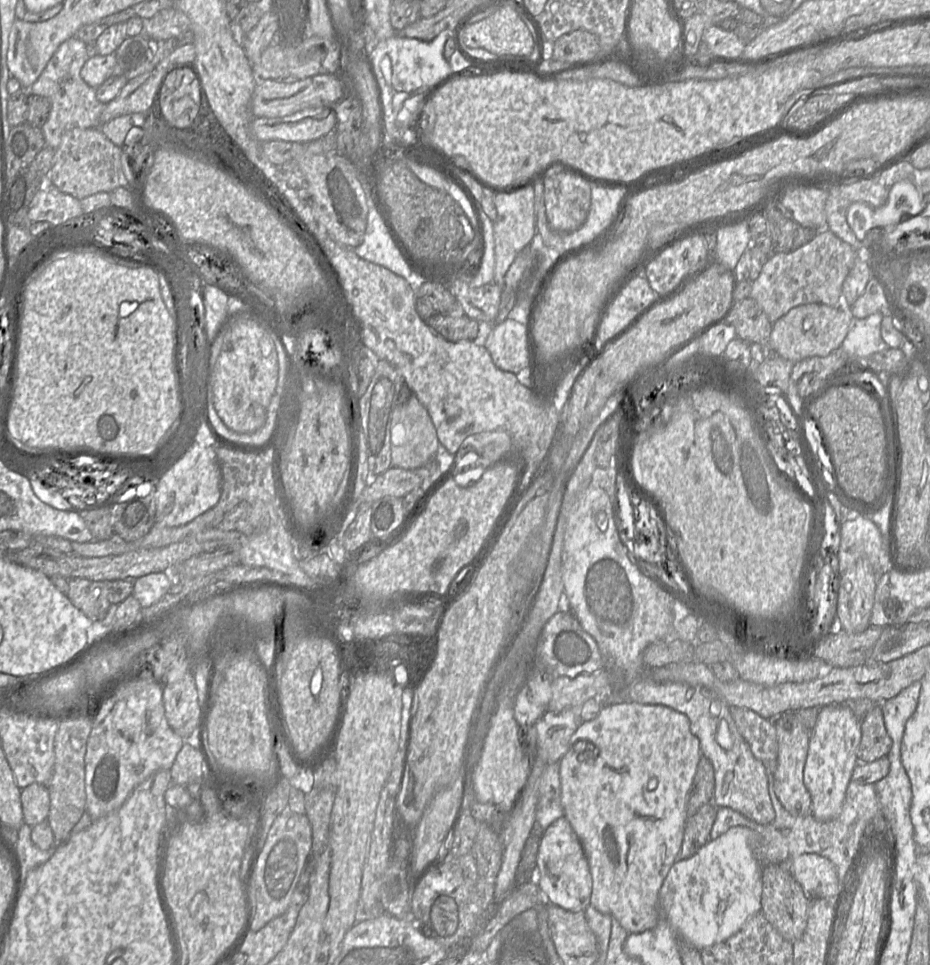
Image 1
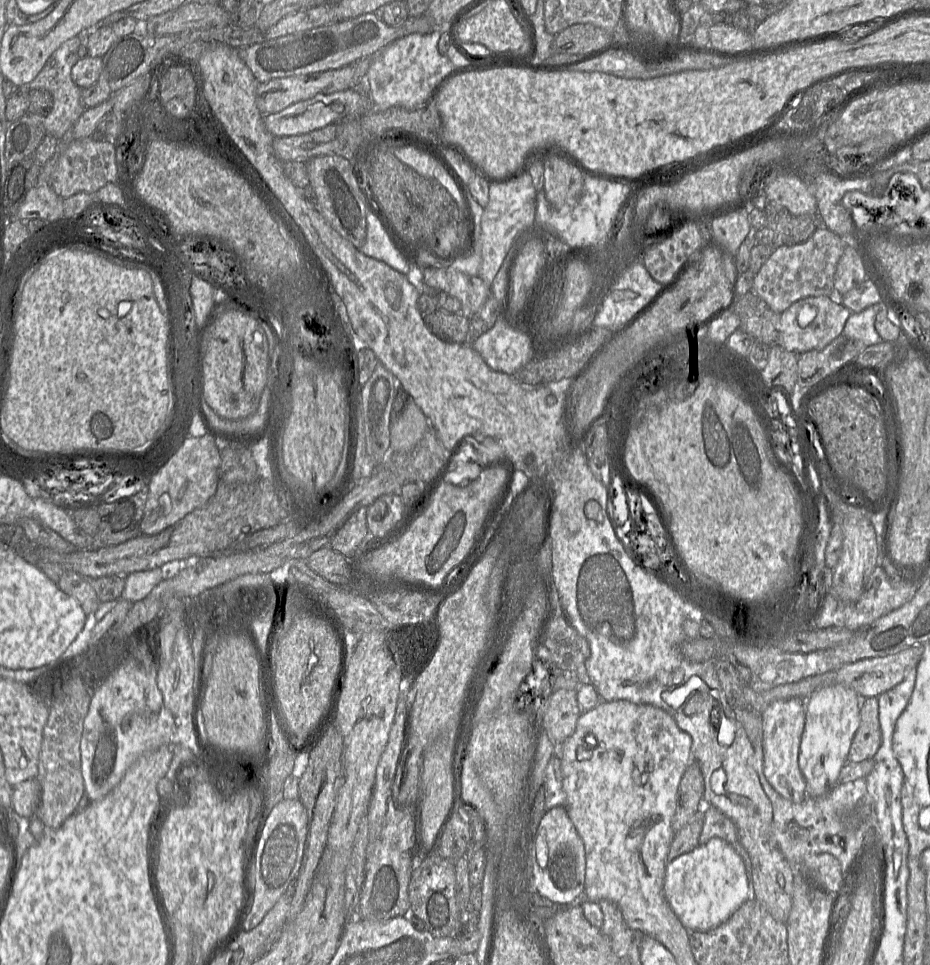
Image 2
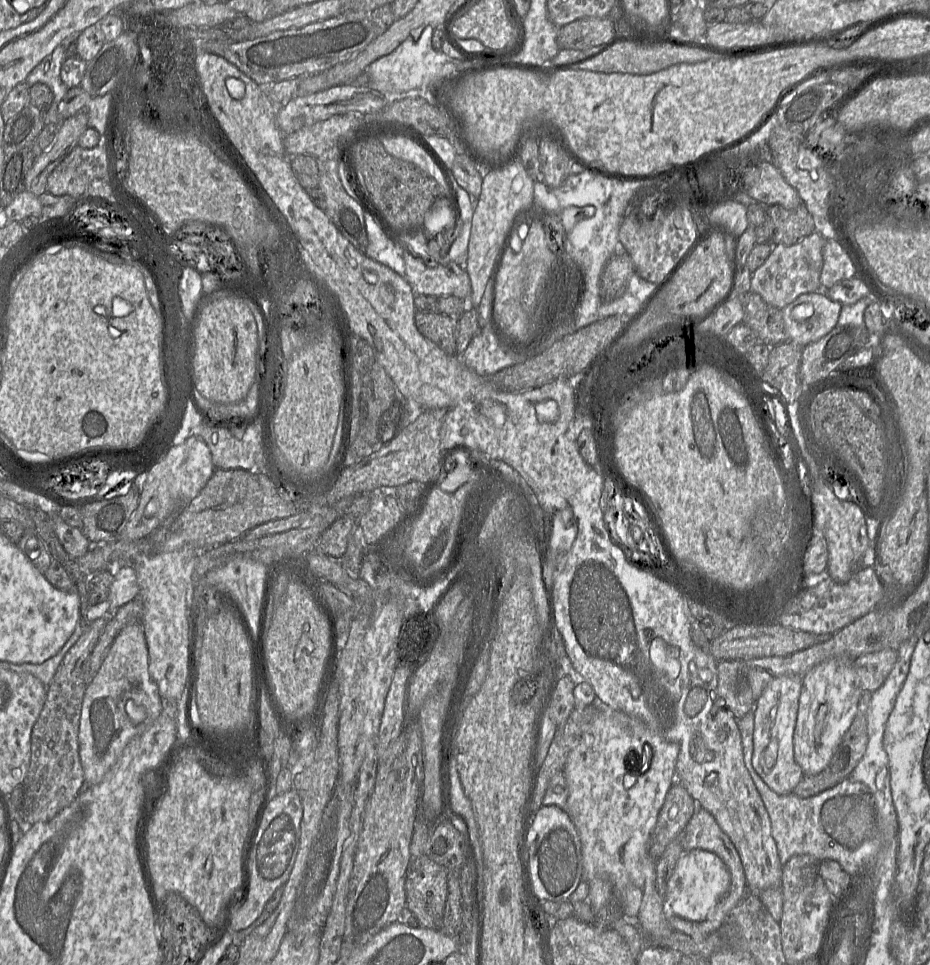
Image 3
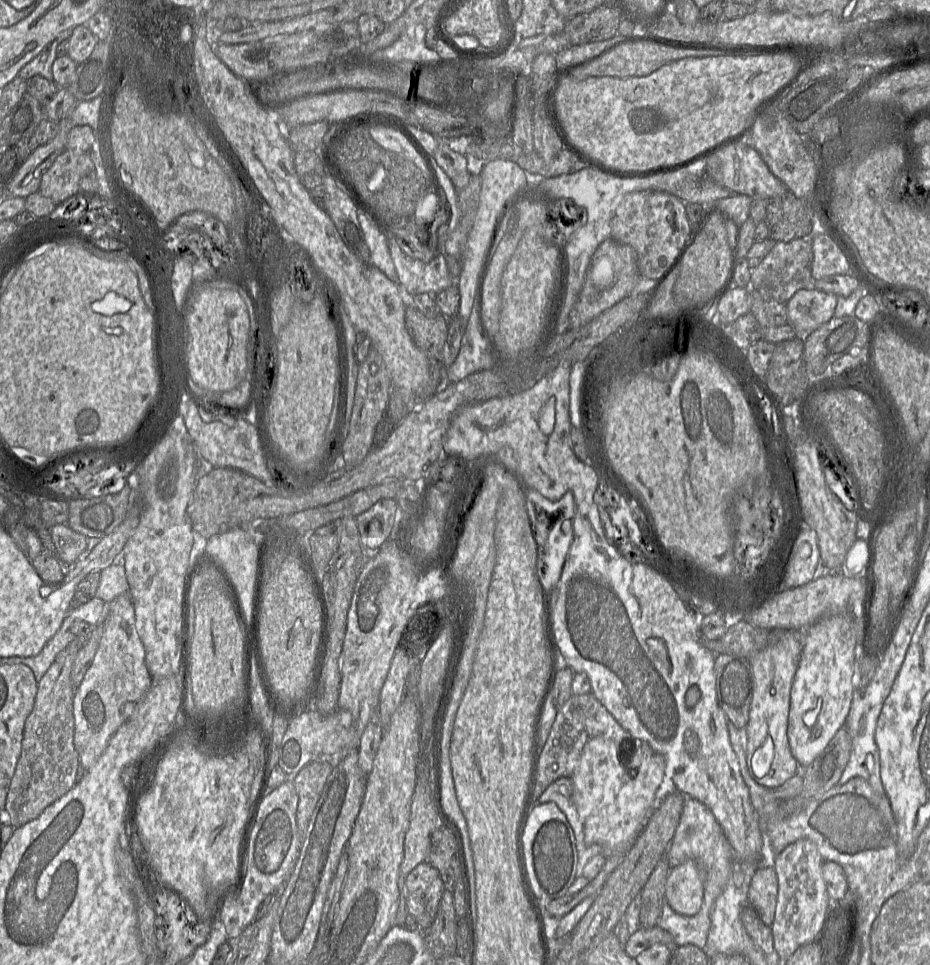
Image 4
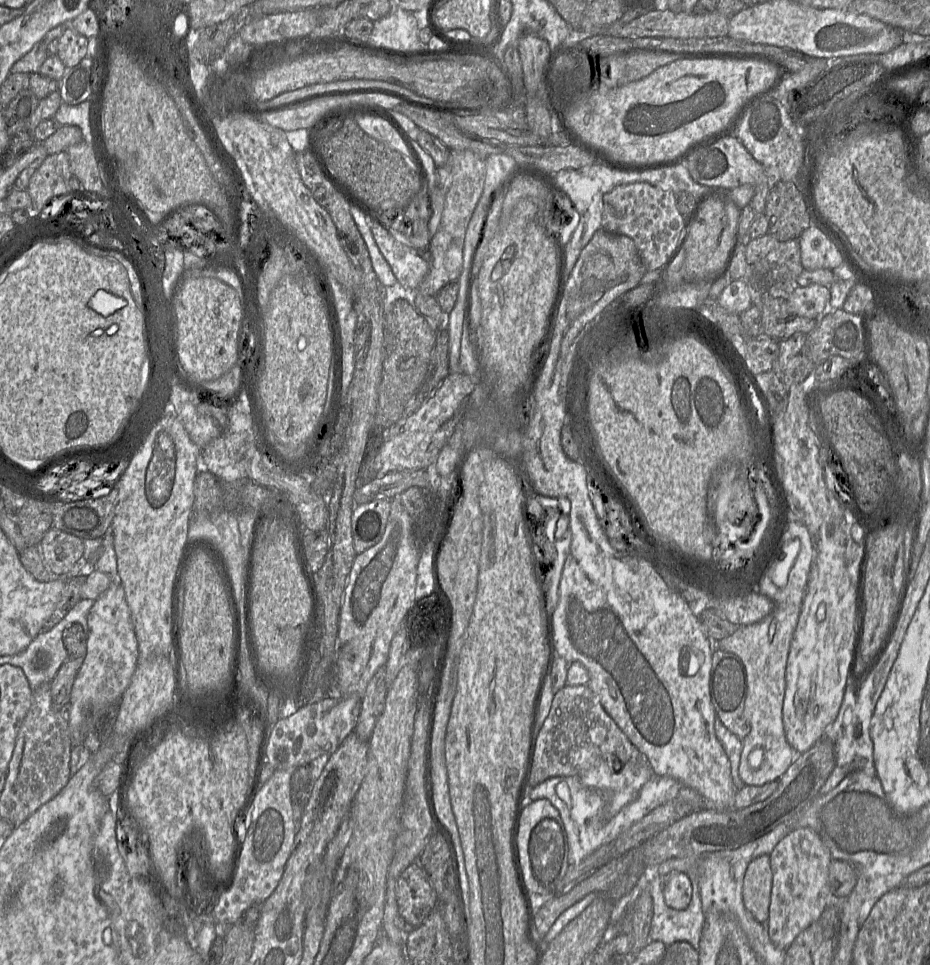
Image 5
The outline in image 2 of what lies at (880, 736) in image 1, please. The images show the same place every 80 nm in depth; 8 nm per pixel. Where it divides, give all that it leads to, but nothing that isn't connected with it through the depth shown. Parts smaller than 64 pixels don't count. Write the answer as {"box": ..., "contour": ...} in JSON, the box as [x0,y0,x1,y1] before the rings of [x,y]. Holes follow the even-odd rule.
{"box":[847,697,882,763],"contour":[[[877,697],[861,699],[860,725],[853,737],[847,763],[873,759],[882,742]]]}

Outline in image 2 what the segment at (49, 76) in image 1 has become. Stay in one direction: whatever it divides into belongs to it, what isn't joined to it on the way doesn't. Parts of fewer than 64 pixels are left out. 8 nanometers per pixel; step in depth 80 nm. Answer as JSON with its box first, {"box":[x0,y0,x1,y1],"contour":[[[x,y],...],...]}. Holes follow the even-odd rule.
{"box":[17,36,87,139],"contour":[[[75,36],[65,41],[47,60],[40,73],[28,84],[17,87],[26,87],[28,90],[45,89],[53,96],[53,107],[45,117],[43,126],[45,135],[52,135],[60,139],[71,129],[79,117],[87,109],[82,101],[82,88],[77,86],[71,77],[72,67],[80,59],[79,48],[83,43],[83,37]]]}

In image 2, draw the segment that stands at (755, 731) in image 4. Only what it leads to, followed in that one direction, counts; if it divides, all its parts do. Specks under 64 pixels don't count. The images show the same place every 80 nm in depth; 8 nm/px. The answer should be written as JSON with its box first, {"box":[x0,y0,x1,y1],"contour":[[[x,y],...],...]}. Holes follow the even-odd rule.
{"box":[760,698,809,803],"contour":[[[800,698],[776,701],[760,714],[763,727],[764,775],[779,795],[794,803],[800,803],[809,797],[798,764],[801,736],[805,726],[805,701]]]}

